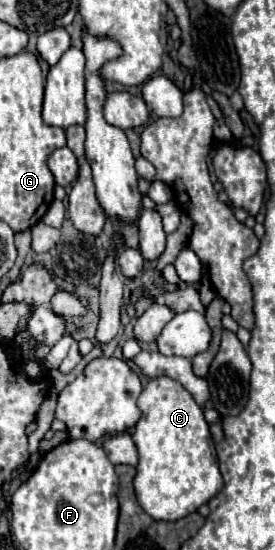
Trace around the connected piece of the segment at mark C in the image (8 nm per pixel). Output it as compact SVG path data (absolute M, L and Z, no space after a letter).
M162 376L148 382L138 398L142 418L136 422L132 440L138 448L134 492L142 510L154 520L174 522L214 498L224 480L218 468L214 440L192 394L176 380Z

